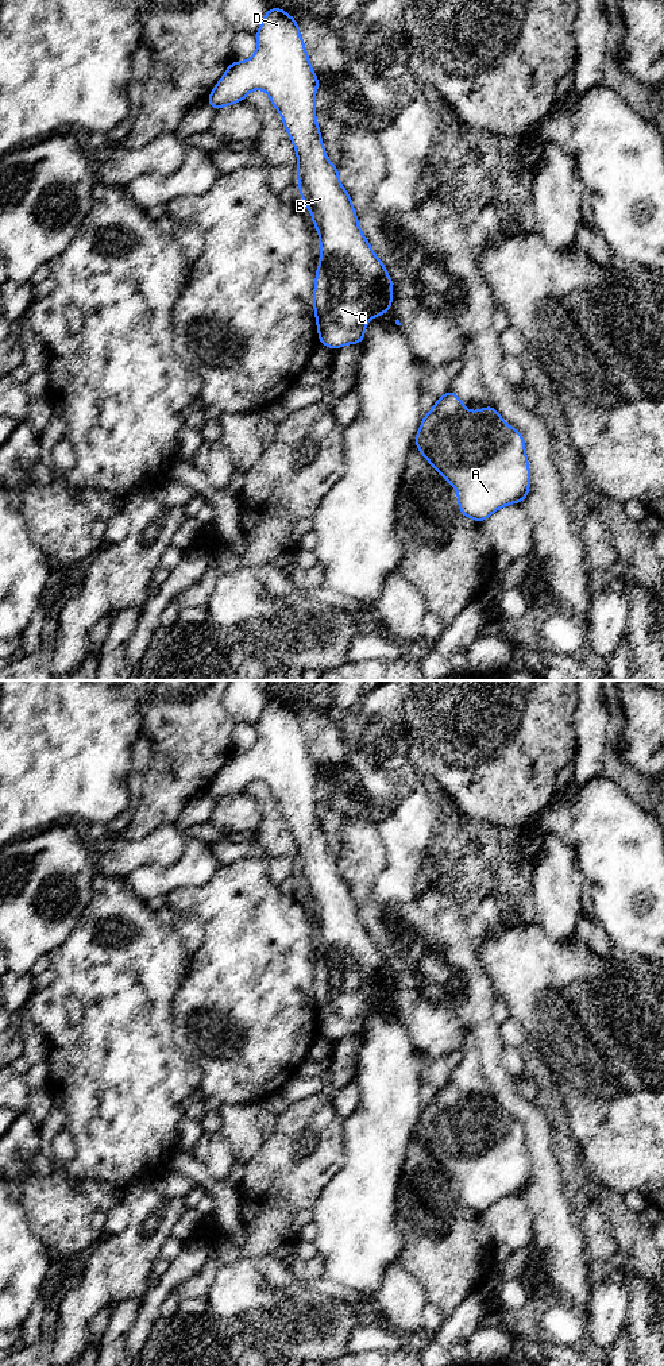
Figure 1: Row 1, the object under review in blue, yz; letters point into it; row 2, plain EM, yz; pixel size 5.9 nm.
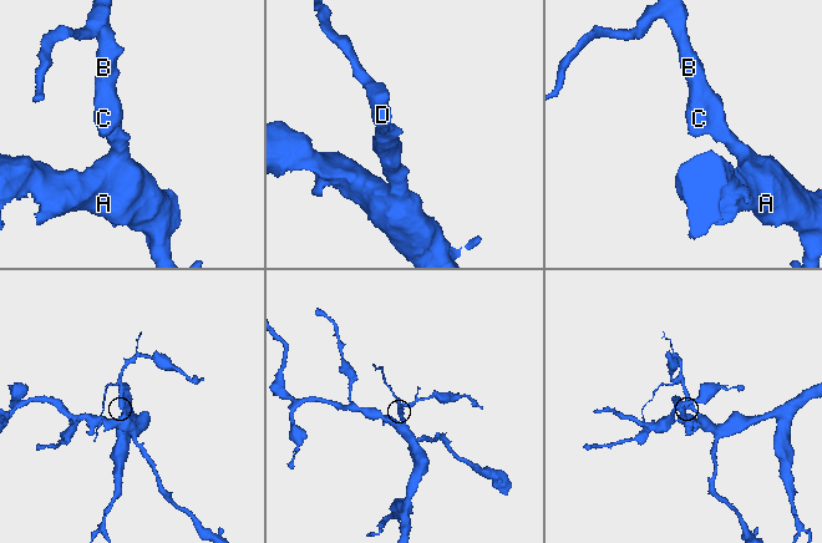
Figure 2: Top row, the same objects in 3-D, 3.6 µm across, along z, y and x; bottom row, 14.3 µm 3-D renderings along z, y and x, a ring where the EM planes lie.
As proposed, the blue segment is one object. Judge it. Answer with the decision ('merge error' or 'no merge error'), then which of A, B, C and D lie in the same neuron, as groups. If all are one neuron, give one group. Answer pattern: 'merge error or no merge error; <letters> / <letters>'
no merge error; A B C D

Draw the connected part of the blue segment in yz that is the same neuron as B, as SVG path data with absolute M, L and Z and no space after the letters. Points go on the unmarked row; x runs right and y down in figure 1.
M282 699L267 701L256 722L256 730L255 745L246 753L231 753L206 790L208 795L216 802L243 792L254 780L262 780L282 806L283 818L298 848L297 875L301 891L309 899L320 926L320 956L316 961L313 983L319 1033L331 1041L337 1041L344 1035L359 1035L364 1030L367 1014L391 999L394 976L359 919L352 891L339 871L337 856L325 849L314 799L319 769L312 761L296 710Z

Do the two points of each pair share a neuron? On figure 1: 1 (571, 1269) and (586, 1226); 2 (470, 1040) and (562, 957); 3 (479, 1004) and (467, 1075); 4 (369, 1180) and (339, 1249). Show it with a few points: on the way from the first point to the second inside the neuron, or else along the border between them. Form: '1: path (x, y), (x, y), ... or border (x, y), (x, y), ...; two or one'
1: border (571, 1212), (572, 1222), (583, 1235); two
2: border (481, 971), (490, 981), (498, 998); two
3: border (464, 1049), (473, 1049), (478, 1054), (486, 1077); two
4: path (361, 1197), (356, 1207), (356, 1231); one

